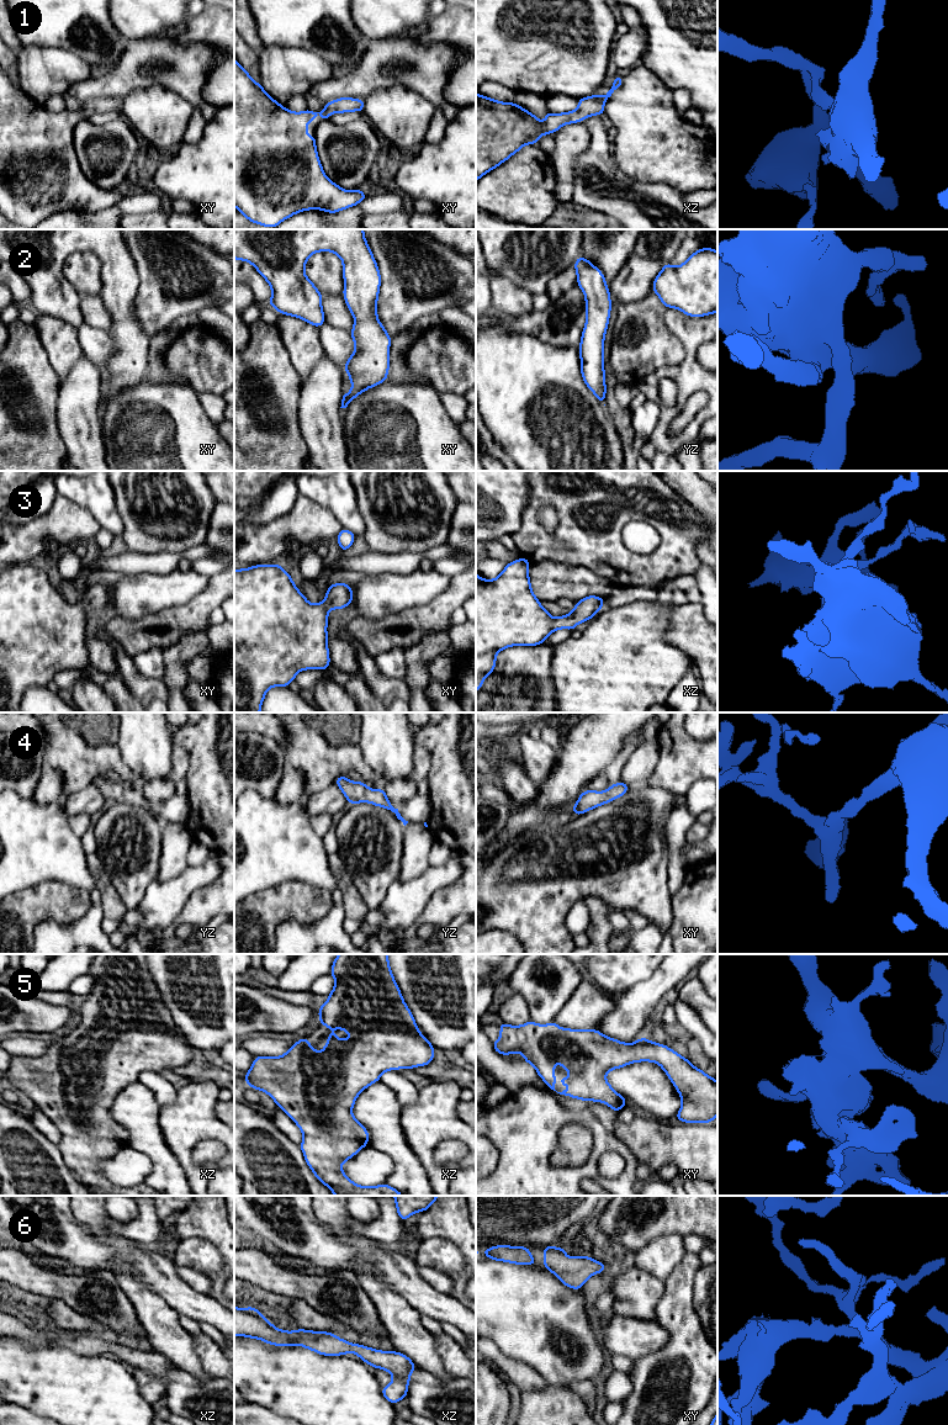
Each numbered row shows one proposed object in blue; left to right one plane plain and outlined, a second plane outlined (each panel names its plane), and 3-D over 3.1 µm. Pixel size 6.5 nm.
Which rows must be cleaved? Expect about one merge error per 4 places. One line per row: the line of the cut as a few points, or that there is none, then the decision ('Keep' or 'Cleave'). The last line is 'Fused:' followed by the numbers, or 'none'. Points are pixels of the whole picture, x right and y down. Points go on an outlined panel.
1: No split. Keep
2: No split. Keep
3: No split. Keep
4: No split. Keep
5: No split. Keep
6: No split. Keep
Fused: none

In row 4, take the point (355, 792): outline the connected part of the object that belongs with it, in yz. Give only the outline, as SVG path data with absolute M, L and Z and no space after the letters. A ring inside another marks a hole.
M343 774L339 778L337 778L334 783L339 786L341 793L345 795L348 804L353 805L353 804L366 801L375 806L381 806L388 811L394 812L397 819L401 820L404 826L408 823L408 821L406 821L401 816L398 809L394 809L391 805L383 789L369 789L364 782L351 782L346 779Z

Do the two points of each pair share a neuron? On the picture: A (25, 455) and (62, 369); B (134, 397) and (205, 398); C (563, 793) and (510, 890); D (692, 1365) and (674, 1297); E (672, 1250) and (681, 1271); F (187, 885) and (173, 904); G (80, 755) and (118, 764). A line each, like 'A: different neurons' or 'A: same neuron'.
A: different neurons
B: different neurons
C: different neurons
D: same neuron
E: different neurons
F: same neuron
G: same neuron

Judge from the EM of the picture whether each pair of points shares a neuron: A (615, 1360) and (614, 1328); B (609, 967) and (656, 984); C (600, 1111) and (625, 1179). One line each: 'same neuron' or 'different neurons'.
A: different neurons
B: different neurons
C: different neurons

